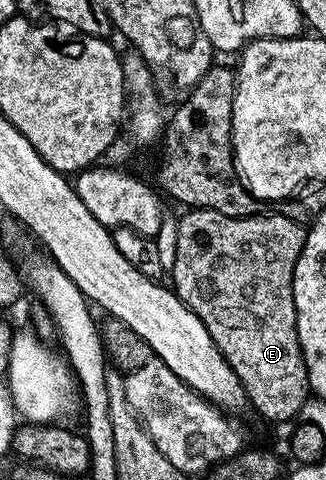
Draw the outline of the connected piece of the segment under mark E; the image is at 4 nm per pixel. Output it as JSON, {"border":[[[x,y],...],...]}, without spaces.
{"border":[[[192,209],[186,214],[189,215],[180,215],[178,219],[178,247],[174,265],[170,268],[170,275],[172,275],[171,286],[179,299],[202,321],[202,325],[206,325],[214,345],[218,345],[222,357],[226,357],[226,361],[234,369],[234,373],[238,373],[238,381],[242,381],[244,391],[248,394],[250,407],[253,407],[262,418],[269,419],[272,423],[284,423],[287,419],[295,420],[299,416],[301,409],[303,409],[304,403],[310,399],[308,374],[306,373],[306,365],[304,364],[302,349],[298,341],[294,289],[292,288],[296,262],[304,248],[305,228],[294,220],[277,213],[271,213],[271,215],[261,213],[243,219],[235,219],[234,217],[223,216],[222,213],[201,209]]]}

